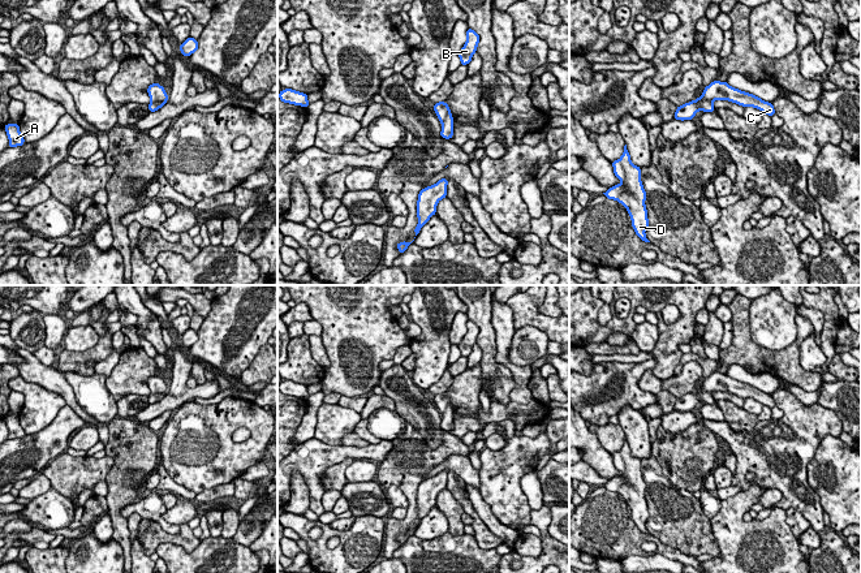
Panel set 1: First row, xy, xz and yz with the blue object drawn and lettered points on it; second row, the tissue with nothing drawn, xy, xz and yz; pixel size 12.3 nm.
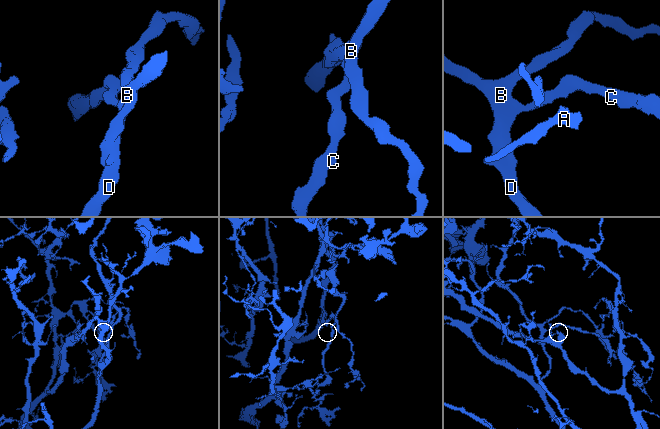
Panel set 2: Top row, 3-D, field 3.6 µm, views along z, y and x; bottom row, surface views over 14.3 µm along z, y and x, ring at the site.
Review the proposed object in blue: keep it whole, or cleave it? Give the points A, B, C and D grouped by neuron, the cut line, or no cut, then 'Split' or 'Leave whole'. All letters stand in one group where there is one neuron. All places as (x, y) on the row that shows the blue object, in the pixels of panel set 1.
Groups: A B C D. No split. Leave whole

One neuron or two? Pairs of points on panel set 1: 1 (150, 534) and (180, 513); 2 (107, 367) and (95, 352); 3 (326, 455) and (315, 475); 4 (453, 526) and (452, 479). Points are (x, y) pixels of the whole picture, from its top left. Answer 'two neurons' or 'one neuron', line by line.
1: two neurons
2: two neurons
3: one neuron
4: two neurons

